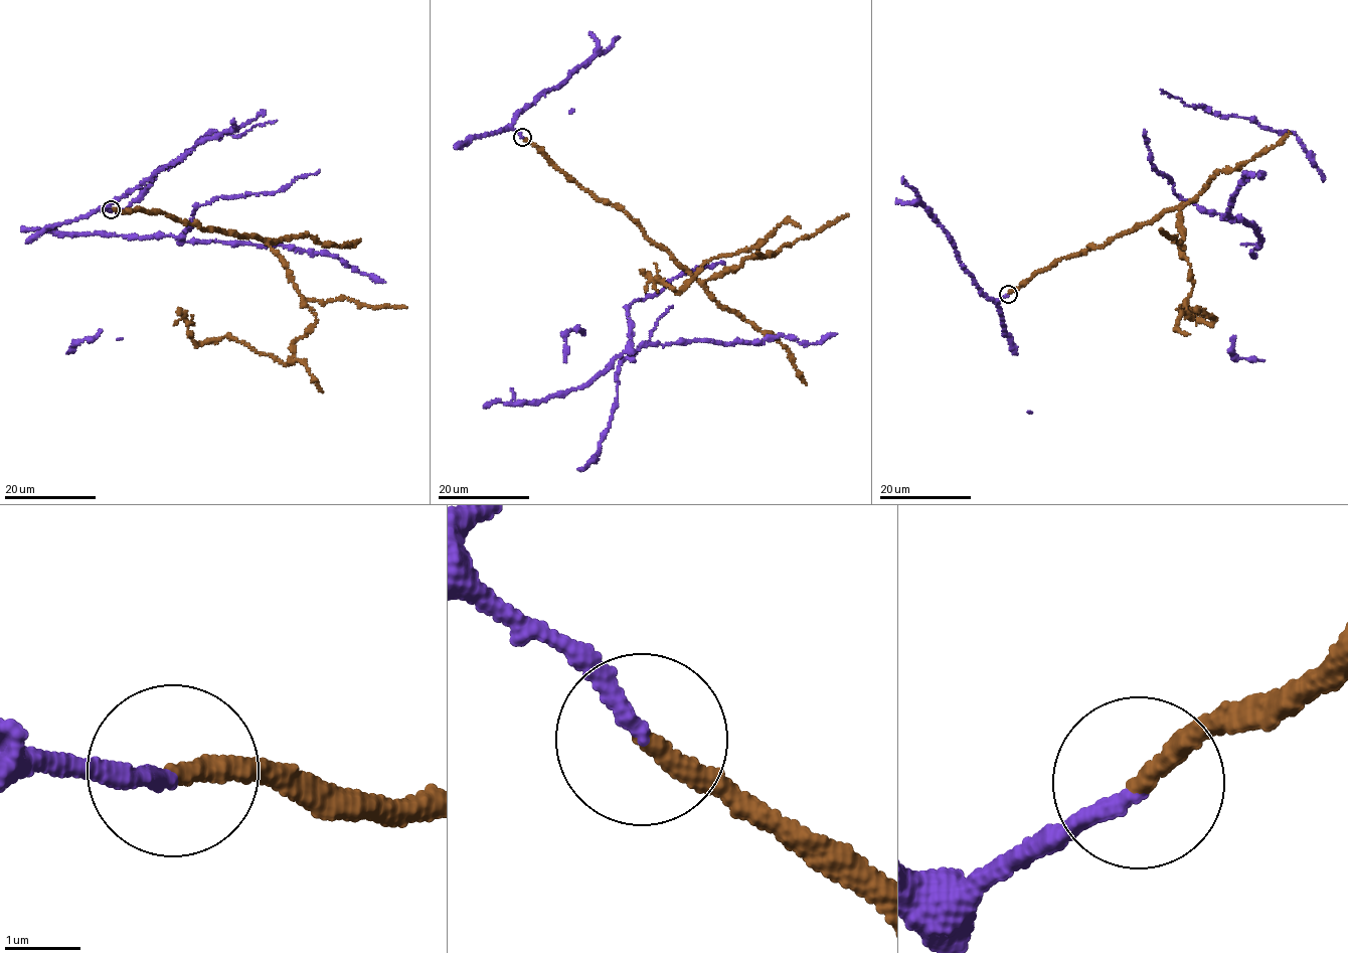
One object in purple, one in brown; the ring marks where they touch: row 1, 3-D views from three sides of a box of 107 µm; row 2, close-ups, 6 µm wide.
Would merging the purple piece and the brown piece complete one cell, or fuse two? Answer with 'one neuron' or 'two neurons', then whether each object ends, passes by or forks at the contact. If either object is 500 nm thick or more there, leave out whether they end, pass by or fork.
one neuron | purple ends | brown ends

